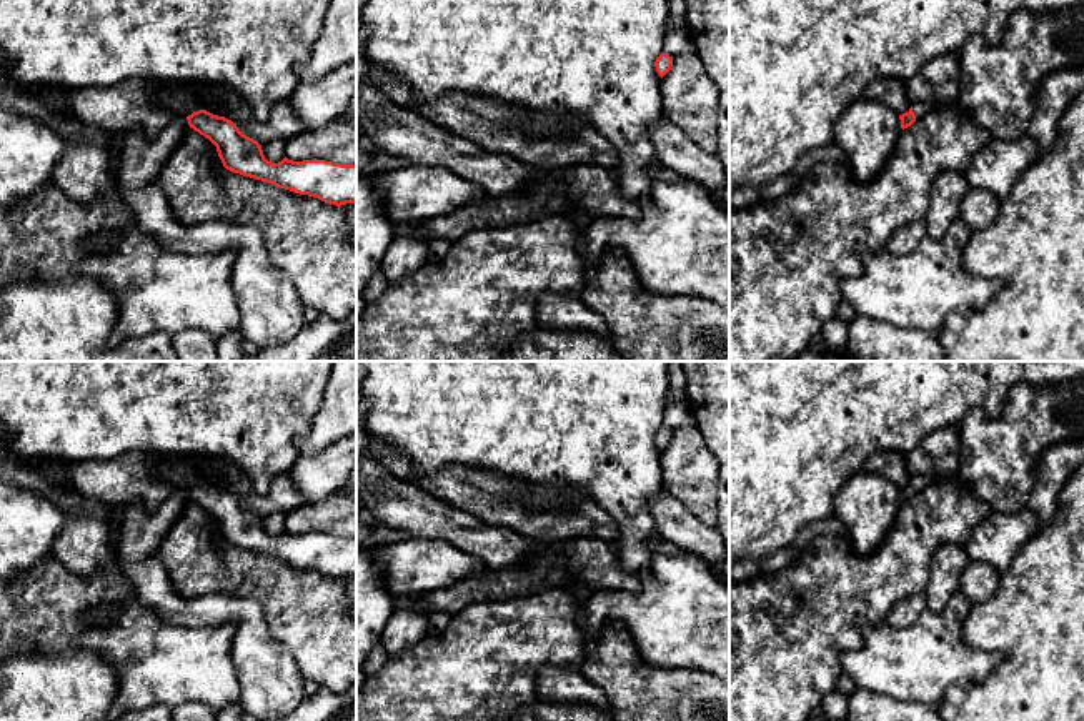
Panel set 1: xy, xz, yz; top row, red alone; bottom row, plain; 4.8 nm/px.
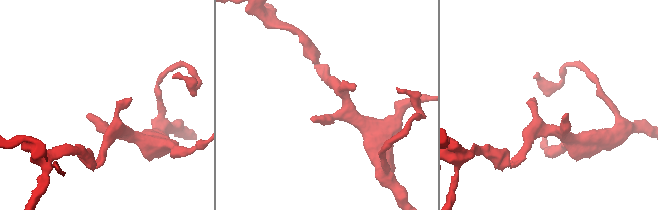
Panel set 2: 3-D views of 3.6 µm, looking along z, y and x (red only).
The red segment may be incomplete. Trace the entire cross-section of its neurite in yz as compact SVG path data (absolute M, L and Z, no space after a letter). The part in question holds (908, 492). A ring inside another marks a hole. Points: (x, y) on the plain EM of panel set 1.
M917 476L911 480L906 486L899 488L901 501L911 500L916 493L922 491L926 486L939 483L944 478L939 476Z

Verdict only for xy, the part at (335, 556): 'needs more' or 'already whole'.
already whole

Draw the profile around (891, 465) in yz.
M878 451L871 455L864 461L863 471L884 476L898 488L903 488L911 481L906 456L894 451Z

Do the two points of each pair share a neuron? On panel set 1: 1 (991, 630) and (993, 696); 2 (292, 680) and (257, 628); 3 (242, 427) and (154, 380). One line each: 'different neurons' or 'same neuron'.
1: same neuron
2: same neuron
3: same neuron

